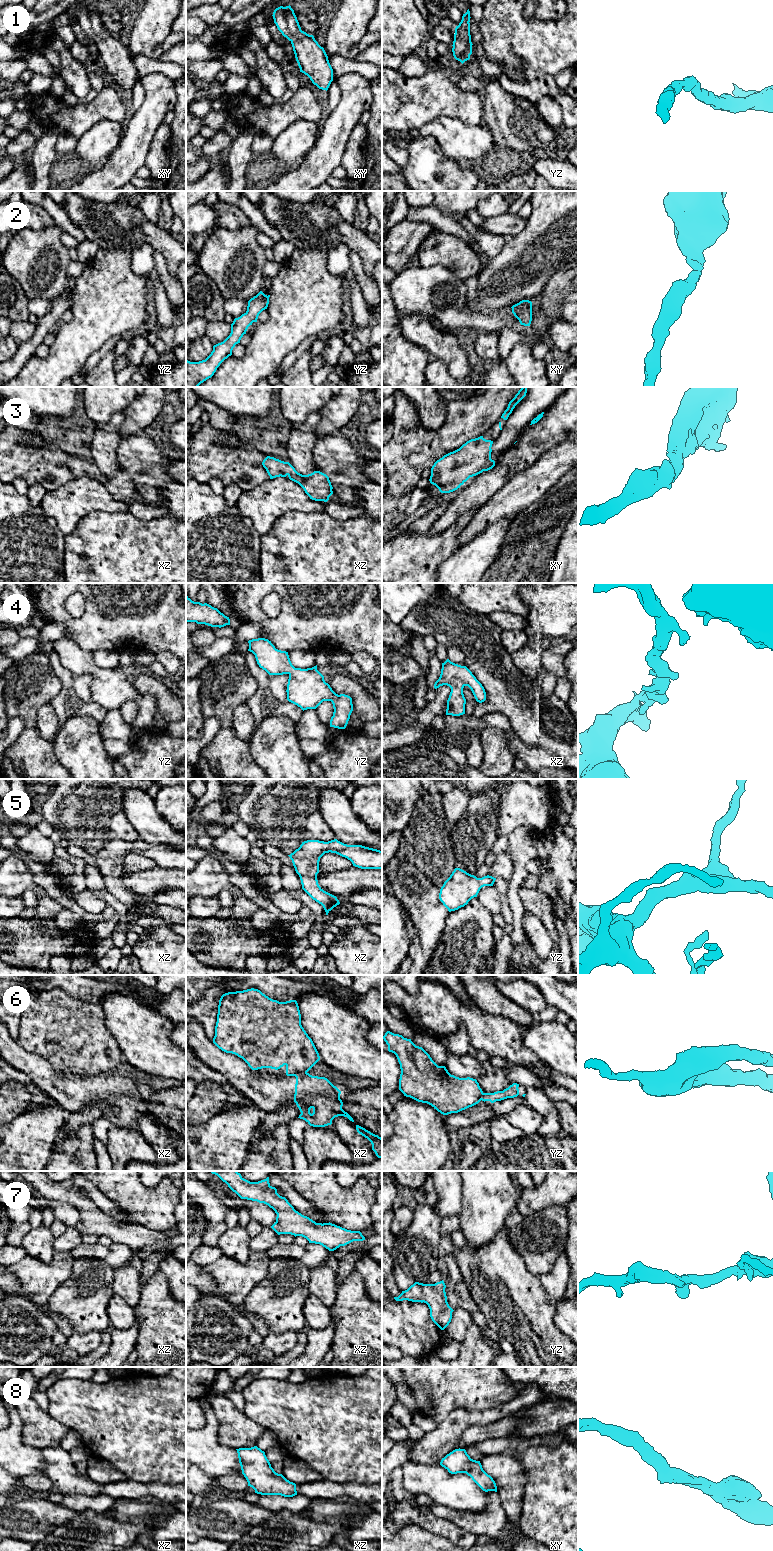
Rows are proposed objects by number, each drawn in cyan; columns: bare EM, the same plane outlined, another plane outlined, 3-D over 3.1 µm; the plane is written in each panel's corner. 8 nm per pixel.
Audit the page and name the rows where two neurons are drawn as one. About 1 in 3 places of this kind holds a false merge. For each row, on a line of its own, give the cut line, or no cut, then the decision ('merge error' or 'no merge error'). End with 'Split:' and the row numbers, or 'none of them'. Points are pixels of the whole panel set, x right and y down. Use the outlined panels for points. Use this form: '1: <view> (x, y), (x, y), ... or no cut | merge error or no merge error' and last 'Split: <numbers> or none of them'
1: no cut | no merge error
2: no cut | no merge error
3: no cut | no merge error
4: no cut | no merge error
5: no cut | no merge error
6: xz (306, 1072), (295, 1076) | merge error
7: no cut | no merge error
8: no cut | no merge error
Split: 6

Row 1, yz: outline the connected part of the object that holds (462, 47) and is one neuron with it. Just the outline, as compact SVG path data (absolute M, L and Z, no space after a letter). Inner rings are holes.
M469 9L462 16L462 20L455 28L454 41L453 41L453 56L462 64L470 59L472 54L472 42L470 35L470 11Z

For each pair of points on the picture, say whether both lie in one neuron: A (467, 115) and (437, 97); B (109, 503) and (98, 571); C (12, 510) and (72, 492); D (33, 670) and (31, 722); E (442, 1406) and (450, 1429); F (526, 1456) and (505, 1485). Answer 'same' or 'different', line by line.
A: same
B: different
C: different
D: same
E: different
F: different

